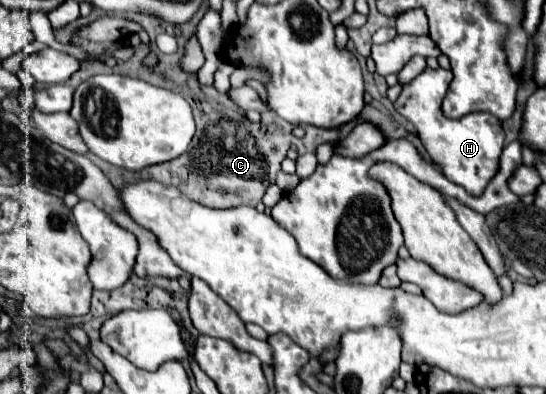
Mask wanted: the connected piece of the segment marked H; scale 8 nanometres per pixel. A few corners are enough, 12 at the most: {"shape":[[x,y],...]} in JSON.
{"shape":[[427,68],[395,110],[443,174],[481,196],[499,170],[501,120],[449,120],[449,70]]}

